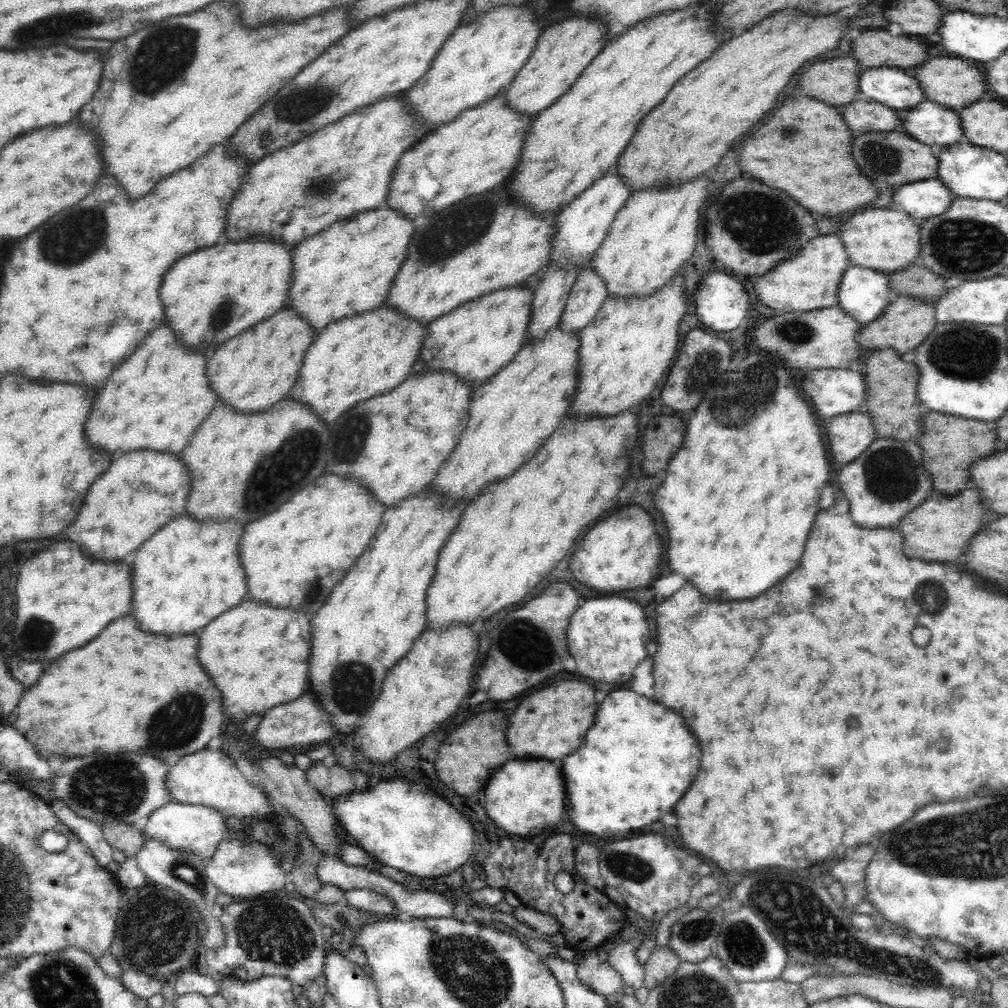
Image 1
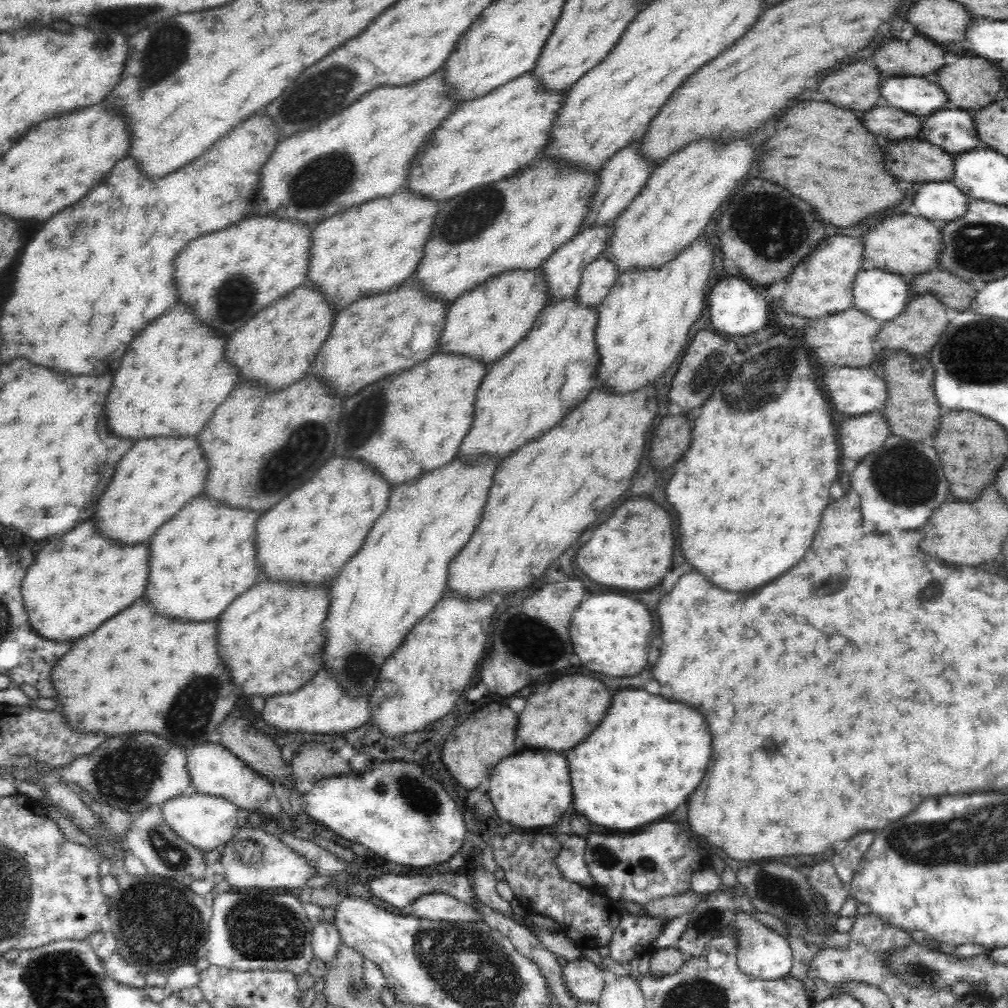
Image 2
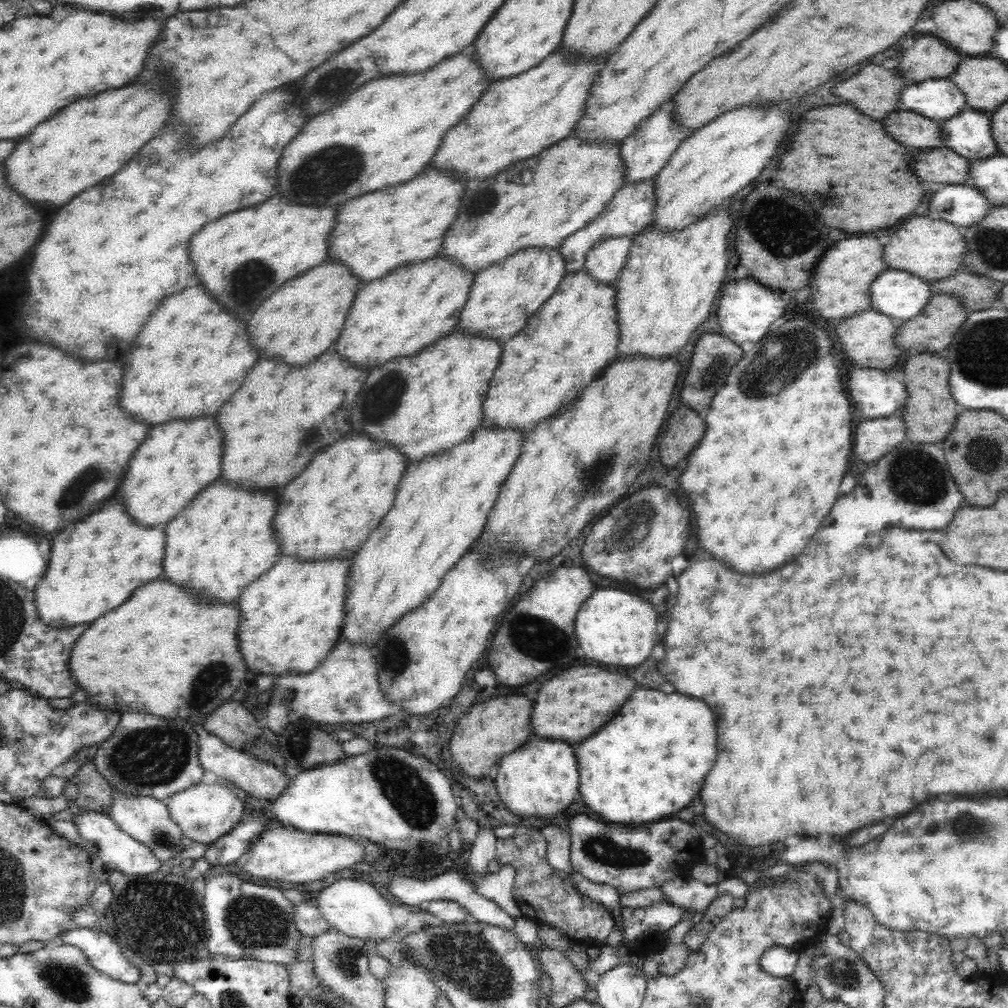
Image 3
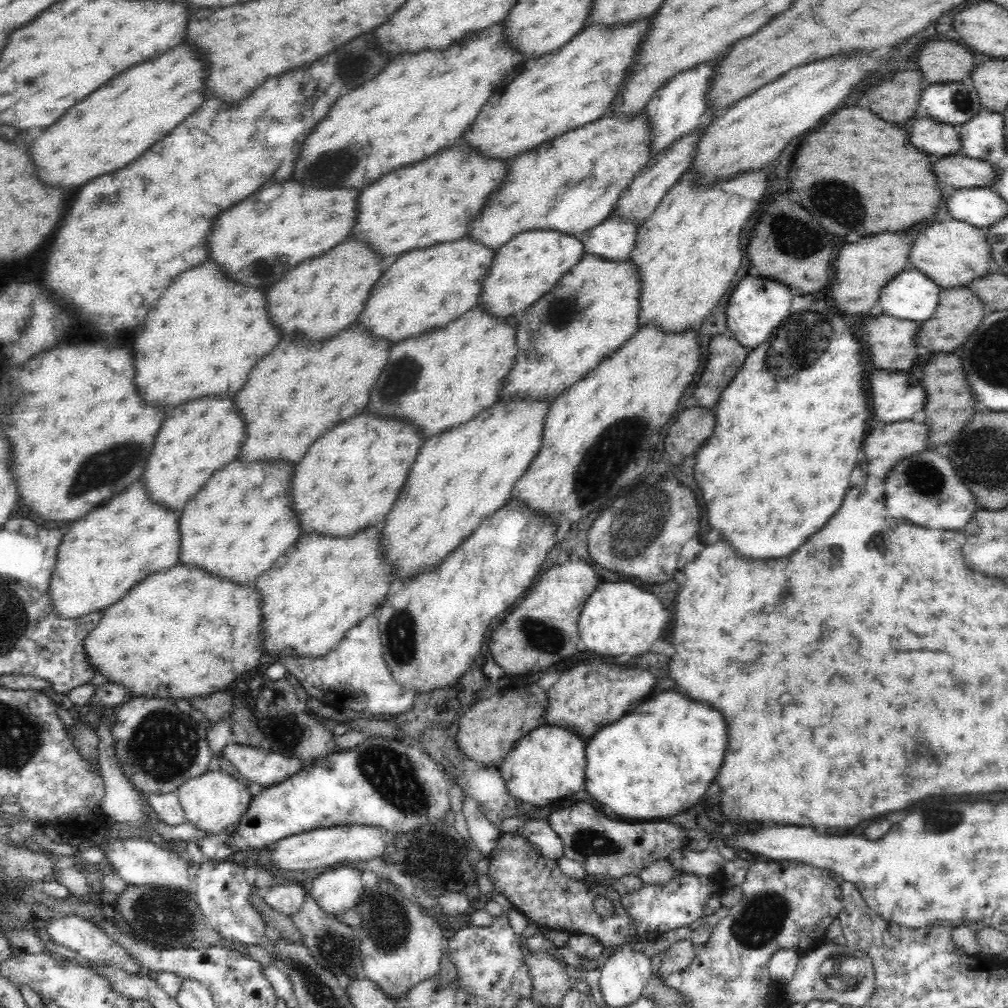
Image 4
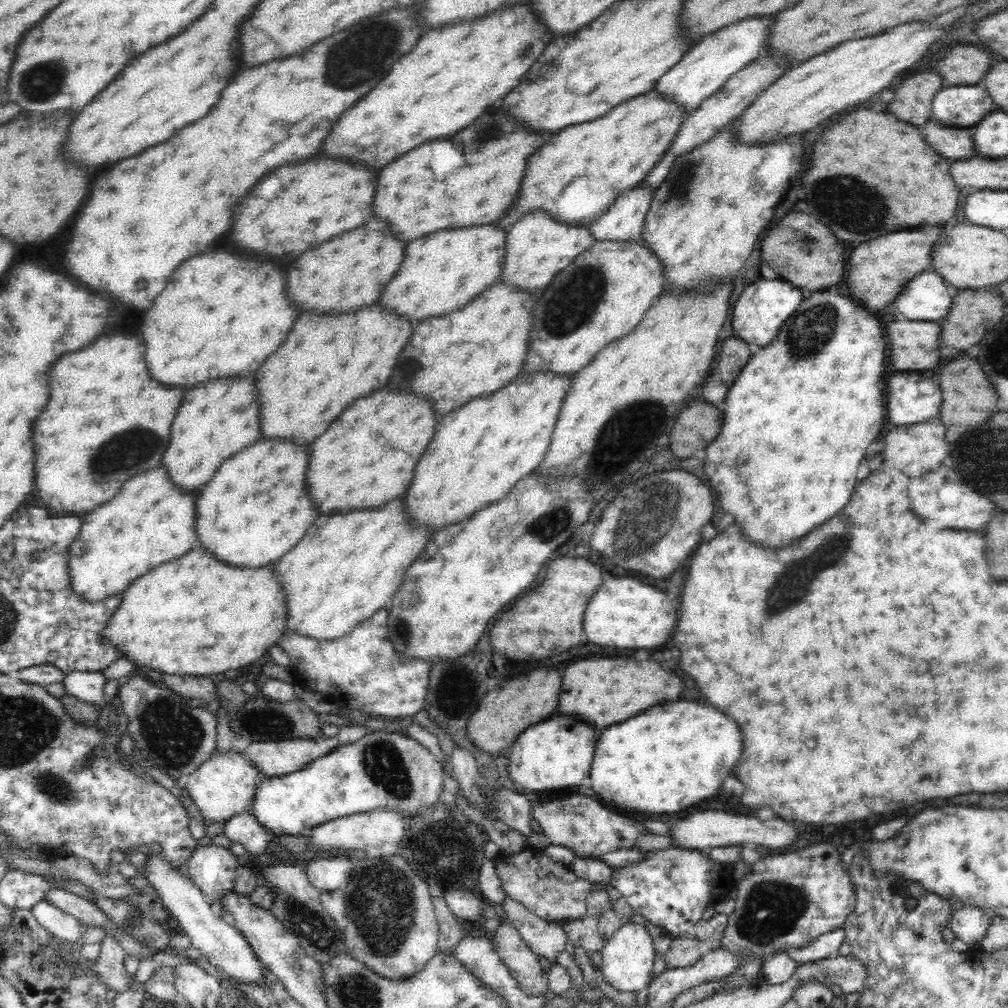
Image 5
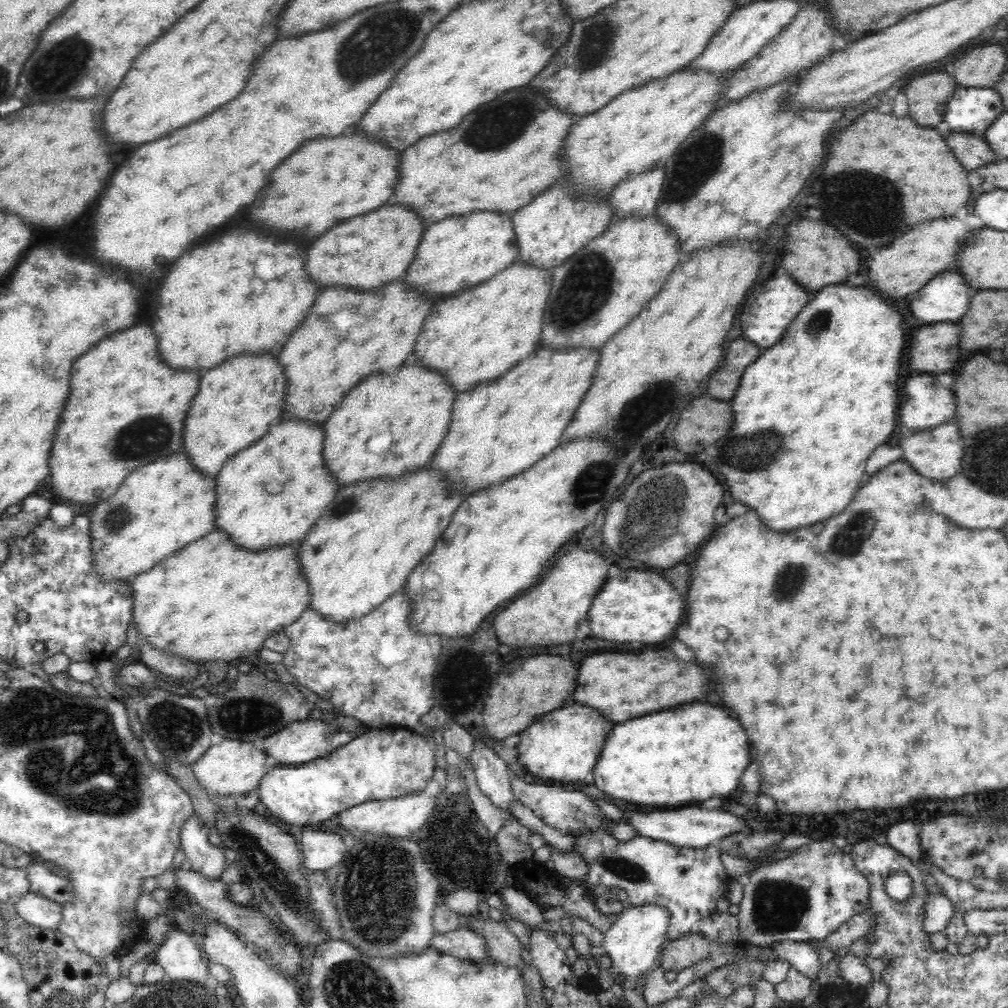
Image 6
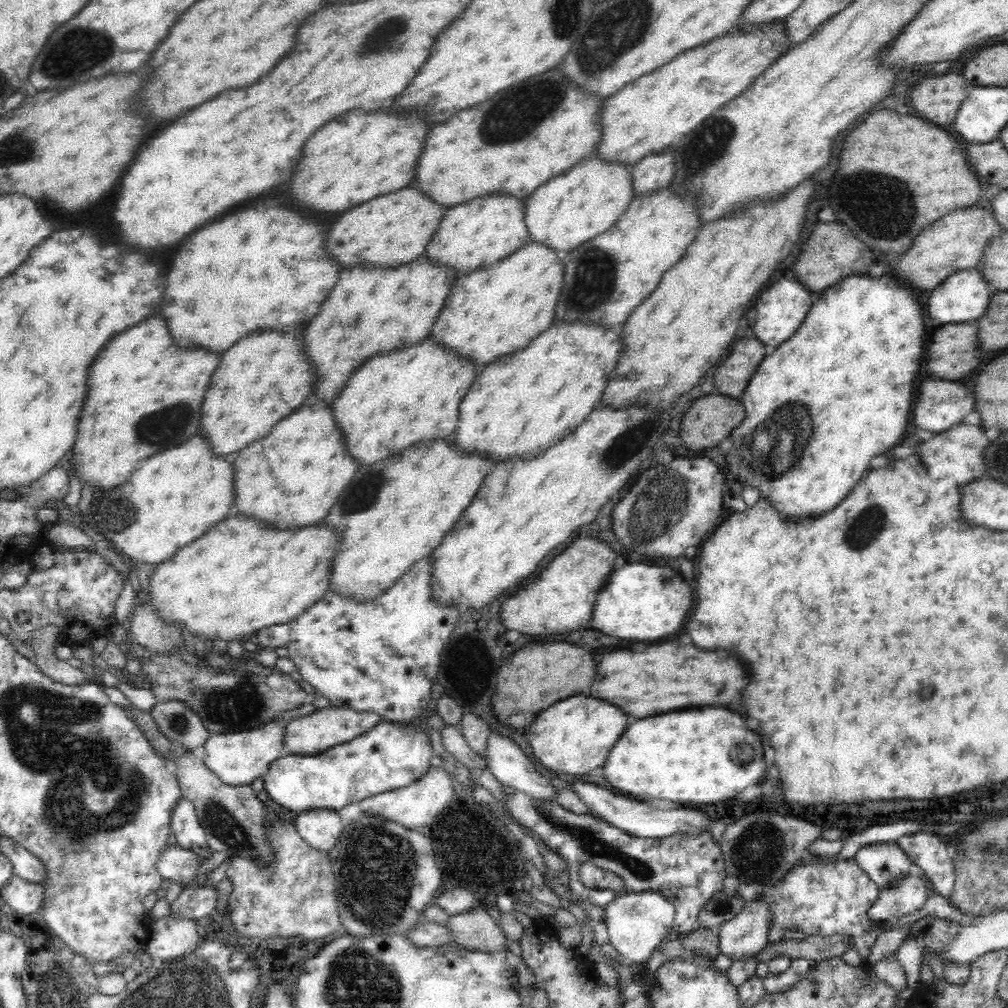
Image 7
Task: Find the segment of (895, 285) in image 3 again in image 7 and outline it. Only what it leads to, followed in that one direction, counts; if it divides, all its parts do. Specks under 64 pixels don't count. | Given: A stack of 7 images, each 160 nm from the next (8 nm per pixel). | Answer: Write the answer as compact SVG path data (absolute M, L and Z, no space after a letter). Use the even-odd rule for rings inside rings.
M974 268L955 272L942 280L936 288L928 291L930 294L926 296L928 316L938 322L975 322L976 318L980 318L986 312L986 306L989 306L988 292L993 292L984 278L978 268Z

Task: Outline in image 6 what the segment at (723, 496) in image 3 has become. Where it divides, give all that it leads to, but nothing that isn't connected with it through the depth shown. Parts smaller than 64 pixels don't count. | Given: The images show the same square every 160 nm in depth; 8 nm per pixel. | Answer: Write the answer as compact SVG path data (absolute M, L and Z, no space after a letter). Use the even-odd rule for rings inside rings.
M842 282L836 286L825 286L811 296L814 296L814 300L798 312L798 318L794 318L790 322L790 328L786 327L782 338L772 348L762 350L760 356L745 368L737 391L730 400L730 409L734 415L732 426L726 437L730 440L722 437L715 444L720 452L714 458L714 462L716 462L718 472L724 476L724 484L730 490L730 497L734 501L752 508L758 517L762 518L762 523L766 525L766 528L773 529L774 532L787 533L794 529L801 529L838 516L840 512L843 512L842 510L854 498L854 492L858 492L858 489L864 484L862 478L866 476L864 468L868 456L872 454L872 450L876 446L884 444L892 436L894 426L896 426L898 370L902 366L902 356L898 356L898 352L902 352L902 346L904 346L902 316L898 316L898 312L884 298L880 298L878 292L874 292L870 288L862 288L862 285L850 288L850 286L844 286L844 282Z

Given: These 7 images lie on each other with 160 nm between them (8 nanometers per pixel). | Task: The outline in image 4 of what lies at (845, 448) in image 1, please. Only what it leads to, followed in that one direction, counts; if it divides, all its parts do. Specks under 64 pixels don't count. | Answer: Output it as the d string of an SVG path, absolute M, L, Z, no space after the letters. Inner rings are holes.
M912 420L886 423L884 428L870 428L864 440L868 476L884 478L884 474L900 458L907 458L929 447L926 442L929 442L929 428Z

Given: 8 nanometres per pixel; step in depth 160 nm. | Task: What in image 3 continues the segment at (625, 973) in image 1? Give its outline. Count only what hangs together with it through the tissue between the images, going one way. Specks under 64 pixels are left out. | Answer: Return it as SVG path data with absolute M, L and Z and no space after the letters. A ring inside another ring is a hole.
M669 901L646 908L621 908L621 945L643 957L659 951L664 946L663 934L682 918L680 908Z

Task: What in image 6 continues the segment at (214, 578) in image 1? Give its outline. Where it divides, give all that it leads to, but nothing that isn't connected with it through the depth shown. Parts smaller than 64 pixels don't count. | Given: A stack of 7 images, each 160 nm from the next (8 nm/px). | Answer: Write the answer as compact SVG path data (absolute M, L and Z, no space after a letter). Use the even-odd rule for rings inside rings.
M284 420L278 426L271 425L264 438L230 458L216 477L216 529L228 533L235 545L248 550L271 549L302 540L338 490L337 478L330 476L322 460L322 440L324 432L316 424Z

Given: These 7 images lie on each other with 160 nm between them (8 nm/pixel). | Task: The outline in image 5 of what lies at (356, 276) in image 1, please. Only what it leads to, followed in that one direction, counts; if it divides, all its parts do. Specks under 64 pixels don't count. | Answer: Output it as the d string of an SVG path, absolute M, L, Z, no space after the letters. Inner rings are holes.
M490 108L456 136L462 136L466 166L456 170L452 178L436 180L432 176L430 144L422 144L380 170L378 192L374 194L374 216L386 220L388 227L394 228L394 234L398 232L406 242L442 229L490 225L501 219L517 200L529 158L544 144L540 134L522 132L520 124L500 108Z

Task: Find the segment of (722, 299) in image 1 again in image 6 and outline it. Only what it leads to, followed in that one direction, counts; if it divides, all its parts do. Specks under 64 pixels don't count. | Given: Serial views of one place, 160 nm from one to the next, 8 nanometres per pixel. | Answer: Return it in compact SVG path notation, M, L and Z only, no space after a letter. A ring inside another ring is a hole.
M782 268L774 272L774 278L764 282L762 286L754 288L752 294L745 298L740 314L740 326L742 326L742 336L750 343L754 343L761 350L772 348L774 344L782 338L788 324L796 318L796 314L802 310L802 306L808 304L807 292L802 290Z

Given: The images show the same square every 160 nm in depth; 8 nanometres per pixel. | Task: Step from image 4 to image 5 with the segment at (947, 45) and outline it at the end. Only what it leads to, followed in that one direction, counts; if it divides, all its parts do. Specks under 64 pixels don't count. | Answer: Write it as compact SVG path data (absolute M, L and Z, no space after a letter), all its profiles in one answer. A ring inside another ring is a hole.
M974 45L953 46L950 51L936 62L936 72L941 76L944 87L976 85L981 83L982 78L989 71L988 68L991 67L990 59L988 50L984 52L984 50L980 50L979 47Z

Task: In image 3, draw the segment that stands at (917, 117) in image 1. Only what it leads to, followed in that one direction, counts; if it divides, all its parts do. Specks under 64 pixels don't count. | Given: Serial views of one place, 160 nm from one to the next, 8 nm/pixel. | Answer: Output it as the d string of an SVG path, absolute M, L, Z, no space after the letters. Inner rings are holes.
M966 108L940 125L944 146L966 160L986 159L999 154L990 131L990 114Z

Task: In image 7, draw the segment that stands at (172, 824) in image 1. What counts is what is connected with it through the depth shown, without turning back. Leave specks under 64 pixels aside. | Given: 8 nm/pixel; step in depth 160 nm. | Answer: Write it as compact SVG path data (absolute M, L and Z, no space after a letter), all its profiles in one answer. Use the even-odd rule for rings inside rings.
M308 693L306 702L301 707L287 710L285 713L281 713L282 716L280 718L275 718L274 721L269 721L266 725L262 725L259 728L242 732L211 733L202 746L202 760L205 761L206 767L224 784L252 784L254 780L264 776L268 772L271 762L285 755L283 750L285 748L285 726L294 718L313 714L316 711L314 697L314 694Z

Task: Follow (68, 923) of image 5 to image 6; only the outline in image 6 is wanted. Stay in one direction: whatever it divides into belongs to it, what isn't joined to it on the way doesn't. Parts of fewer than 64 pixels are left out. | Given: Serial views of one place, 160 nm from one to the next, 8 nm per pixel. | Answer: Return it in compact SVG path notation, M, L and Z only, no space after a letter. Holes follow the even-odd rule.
M28 893L15 904L20 916L30 924L44 929L59 930L59 921L62 918L62 905L48 900L48 898Z

